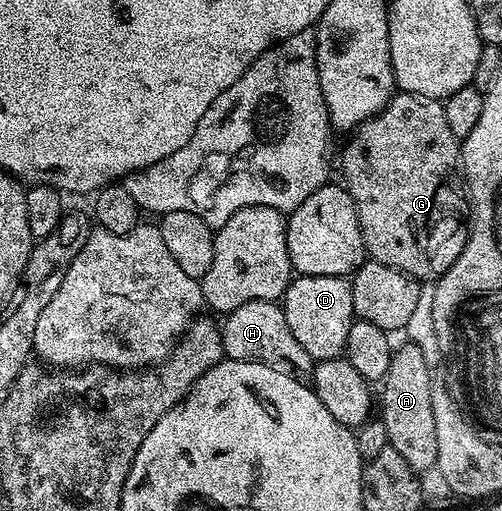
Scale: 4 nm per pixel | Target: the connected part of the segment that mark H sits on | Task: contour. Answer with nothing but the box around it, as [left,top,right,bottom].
[220,300,314,374]

